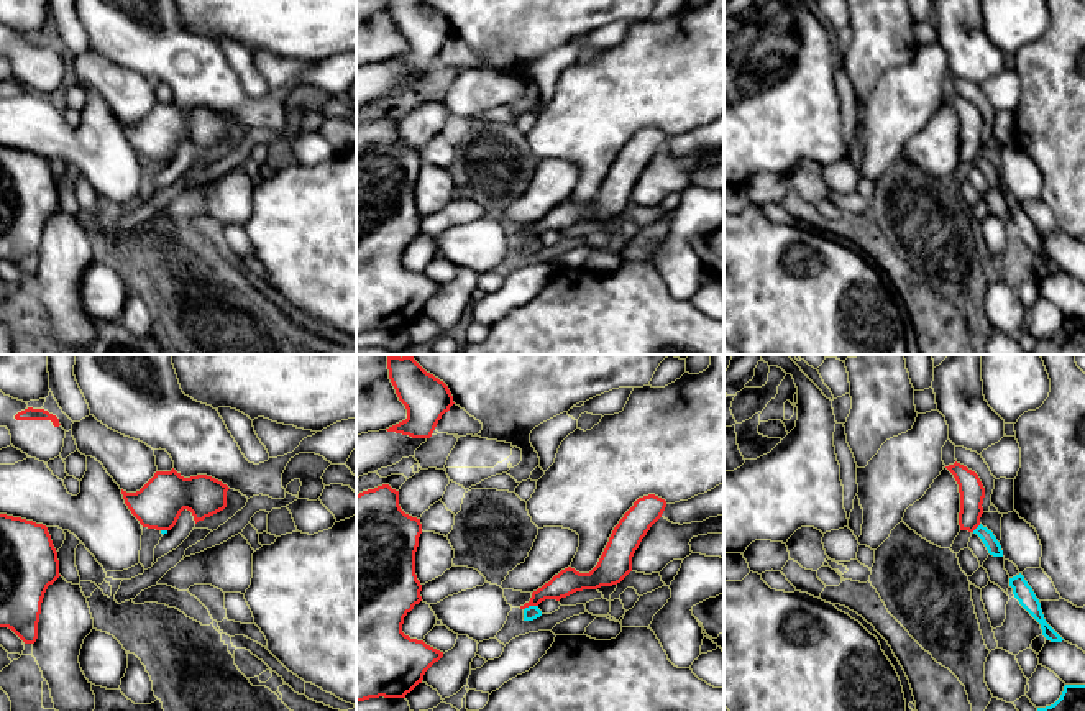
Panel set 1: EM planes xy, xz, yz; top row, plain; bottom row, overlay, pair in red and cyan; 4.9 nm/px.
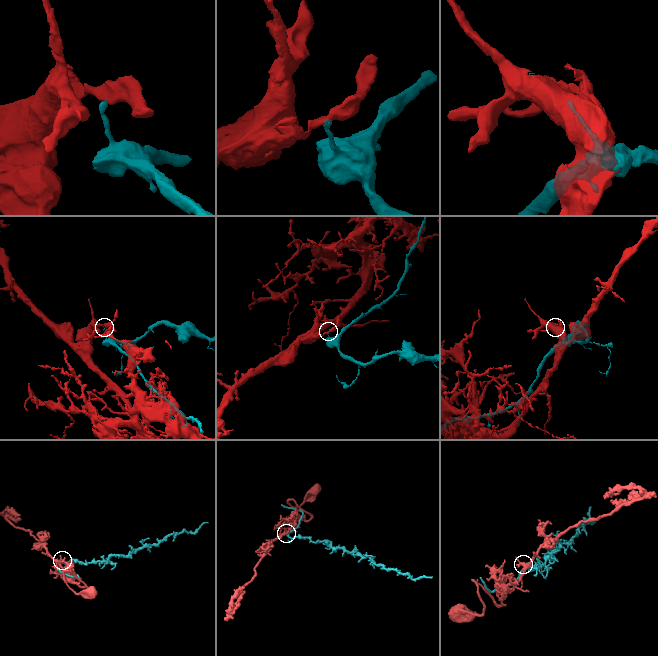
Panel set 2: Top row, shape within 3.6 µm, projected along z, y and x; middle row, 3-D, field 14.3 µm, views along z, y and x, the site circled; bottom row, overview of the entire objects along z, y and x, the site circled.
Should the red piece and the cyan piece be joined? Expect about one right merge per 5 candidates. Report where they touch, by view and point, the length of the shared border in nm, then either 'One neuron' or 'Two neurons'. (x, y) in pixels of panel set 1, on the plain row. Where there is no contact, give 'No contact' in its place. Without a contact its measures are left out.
Touches red at xz (531, 237). Shared border 80 nm. Two neurons

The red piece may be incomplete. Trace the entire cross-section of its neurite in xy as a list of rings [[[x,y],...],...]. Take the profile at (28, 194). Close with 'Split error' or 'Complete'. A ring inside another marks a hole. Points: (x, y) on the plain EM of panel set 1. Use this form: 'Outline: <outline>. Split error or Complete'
Outline: [[[0,146],[0,259],[34,276],[44,225],[59,209],[48,159]]]. Complete

